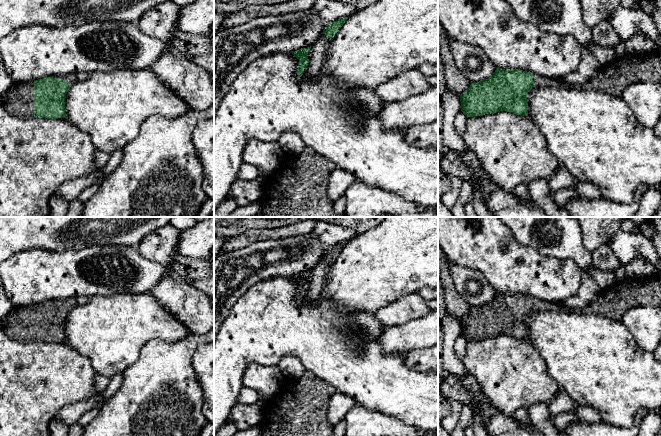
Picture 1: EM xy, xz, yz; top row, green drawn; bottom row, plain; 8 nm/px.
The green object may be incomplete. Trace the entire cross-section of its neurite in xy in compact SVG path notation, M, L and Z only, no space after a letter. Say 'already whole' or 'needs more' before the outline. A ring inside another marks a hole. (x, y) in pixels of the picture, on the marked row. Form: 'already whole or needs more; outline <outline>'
needs more; outline M75 73L34 80L34 117L66 118L66 94L76 81L77 74Z

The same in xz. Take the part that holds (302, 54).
already whole; outline M311 46L308 48L302 48L297 51L291 52L298 60L298 72L297 74L299 76L302 76L304 73L304 69L308 66L309 60L308 60L308 53L311 49Z

